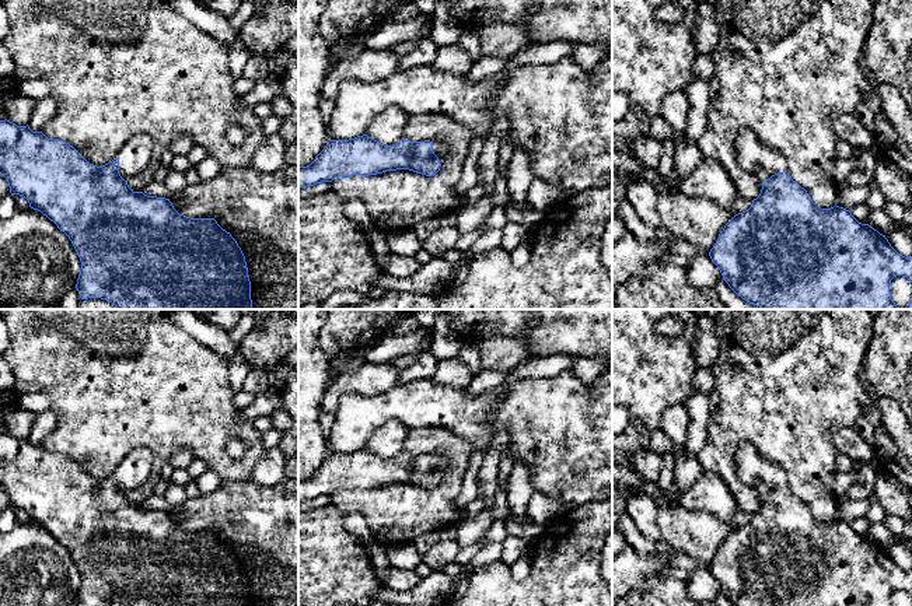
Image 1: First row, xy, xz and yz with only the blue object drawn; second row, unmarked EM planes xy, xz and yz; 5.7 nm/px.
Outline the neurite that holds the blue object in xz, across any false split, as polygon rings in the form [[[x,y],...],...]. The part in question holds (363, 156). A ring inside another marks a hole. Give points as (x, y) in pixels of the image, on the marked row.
[[[367,134],[349,140],[329,140],[315,160],[298,168],[298,188],[332,182],[339,176],[377,175],[409,169],[426,176],[436,175],[444,165],[448,141],[399,140],[384,146]]]

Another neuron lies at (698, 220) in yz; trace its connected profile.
[[[675,190],[658,192],[656,209],[661,228],[671,232],[675,239],[689,242],[709,253],[724,225],[751,204],[751,199],[738,195],[728,207],[721,207],[712,199],[691,197]]]

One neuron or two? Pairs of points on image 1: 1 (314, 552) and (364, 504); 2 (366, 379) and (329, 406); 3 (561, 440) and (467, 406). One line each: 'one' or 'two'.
1: two
2: one
3: one

